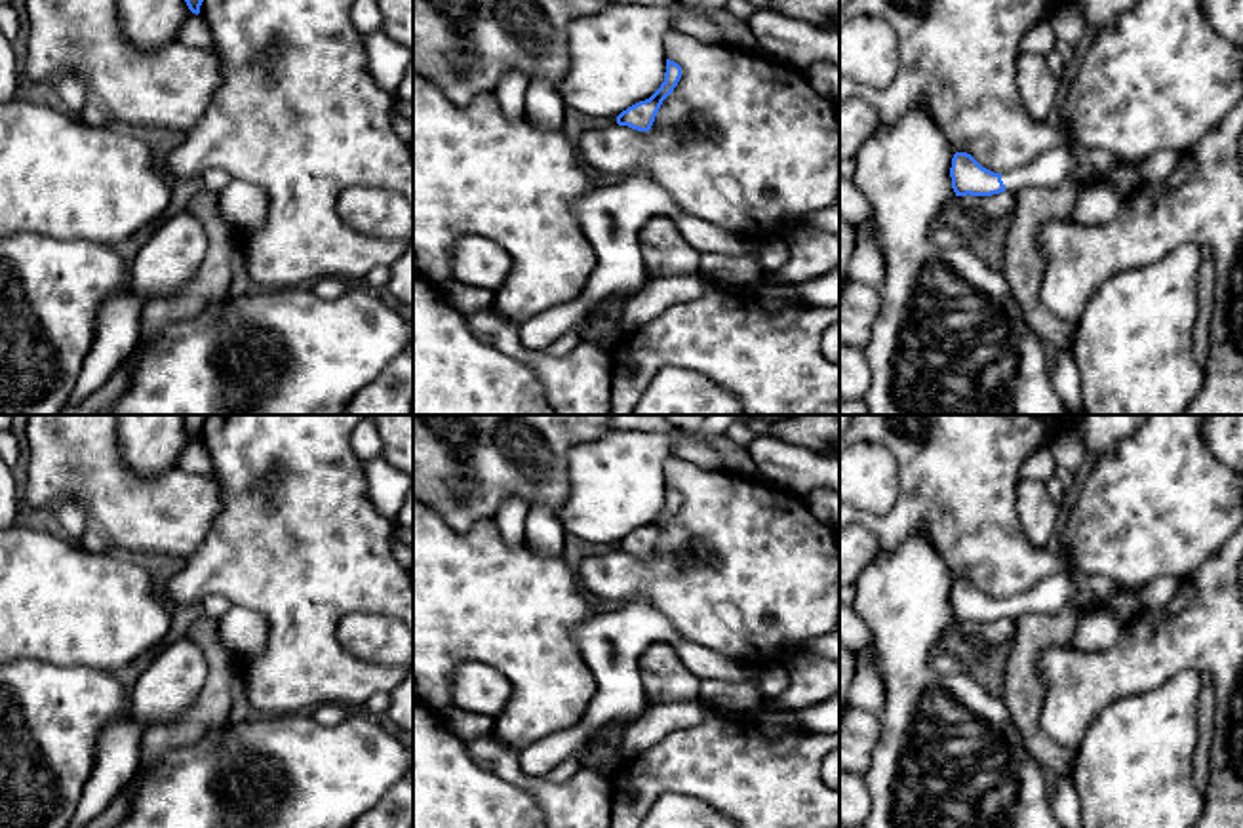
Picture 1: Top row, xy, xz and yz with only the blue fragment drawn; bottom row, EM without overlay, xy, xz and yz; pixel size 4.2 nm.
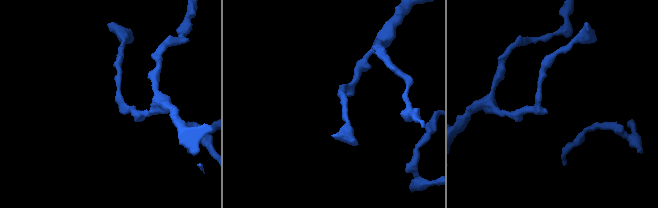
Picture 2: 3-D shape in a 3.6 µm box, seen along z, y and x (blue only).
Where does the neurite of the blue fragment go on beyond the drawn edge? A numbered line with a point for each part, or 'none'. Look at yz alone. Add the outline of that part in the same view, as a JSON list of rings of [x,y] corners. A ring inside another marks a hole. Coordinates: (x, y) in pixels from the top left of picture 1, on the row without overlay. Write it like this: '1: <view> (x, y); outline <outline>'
1: yz (1055, 592); outline [[[1058,573],[1043,579],[1032,590],[1001,600],[1007,619],[1016,621],[1022,615],[1055,615],[1064,609],[1075,594],[1075,582],[1070,573]]]

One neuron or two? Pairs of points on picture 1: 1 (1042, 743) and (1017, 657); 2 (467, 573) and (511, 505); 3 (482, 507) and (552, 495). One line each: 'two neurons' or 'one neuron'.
1: one neuron
2: two neurons
3: one neuron

